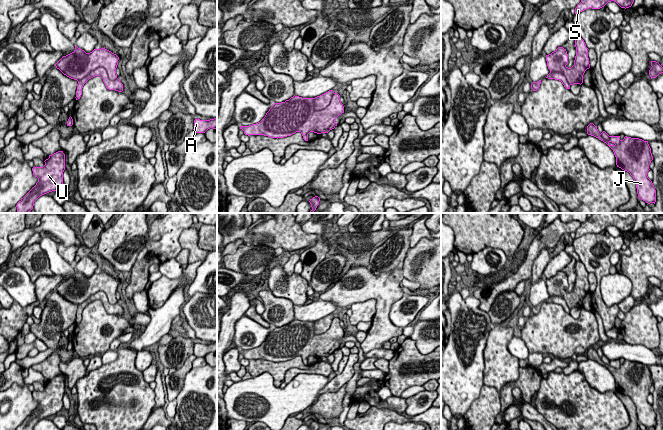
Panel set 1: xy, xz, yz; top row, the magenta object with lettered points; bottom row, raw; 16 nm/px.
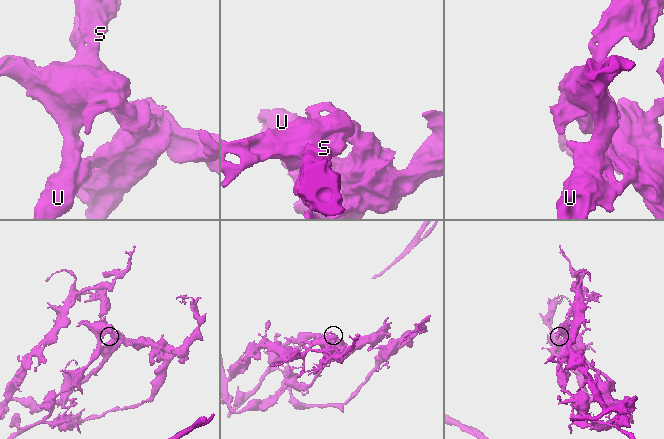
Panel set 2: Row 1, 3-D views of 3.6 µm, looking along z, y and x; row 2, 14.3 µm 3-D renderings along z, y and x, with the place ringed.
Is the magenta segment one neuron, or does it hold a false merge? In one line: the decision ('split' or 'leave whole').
split

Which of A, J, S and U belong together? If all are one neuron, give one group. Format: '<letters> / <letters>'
A J / S U

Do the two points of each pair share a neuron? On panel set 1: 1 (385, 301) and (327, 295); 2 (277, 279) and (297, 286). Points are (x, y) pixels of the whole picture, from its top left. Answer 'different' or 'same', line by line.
1: same
2: same

